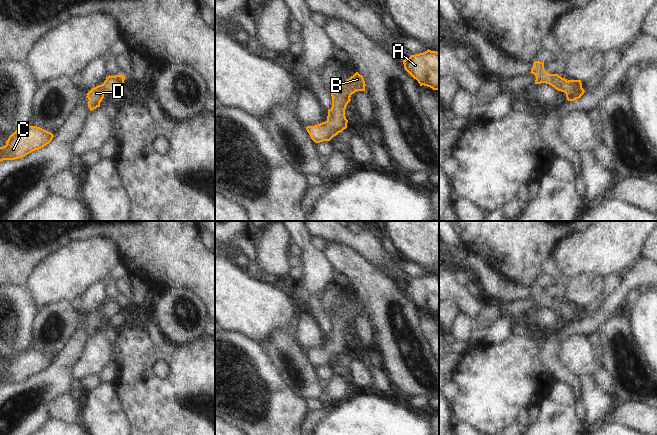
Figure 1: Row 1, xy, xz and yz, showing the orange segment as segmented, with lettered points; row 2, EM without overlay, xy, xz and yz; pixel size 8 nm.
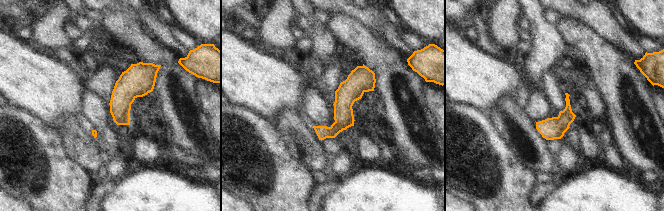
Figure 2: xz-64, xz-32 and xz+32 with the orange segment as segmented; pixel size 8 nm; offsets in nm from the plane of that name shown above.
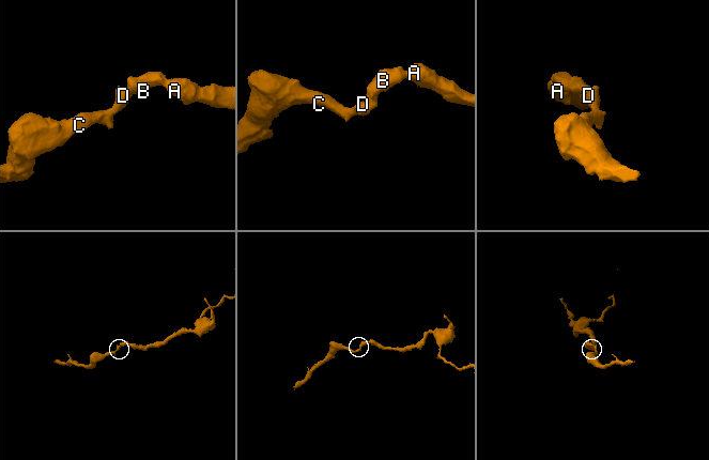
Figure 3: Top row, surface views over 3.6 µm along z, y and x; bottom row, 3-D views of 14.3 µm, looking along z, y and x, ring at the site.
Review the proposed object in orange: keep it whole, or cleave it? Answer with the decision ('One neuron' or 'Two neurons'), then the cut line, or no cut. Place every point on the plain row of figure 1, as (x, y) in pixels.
One neuron. No split

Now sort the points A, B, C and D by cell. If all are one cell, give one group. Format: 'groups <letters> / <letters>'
groups A B C D

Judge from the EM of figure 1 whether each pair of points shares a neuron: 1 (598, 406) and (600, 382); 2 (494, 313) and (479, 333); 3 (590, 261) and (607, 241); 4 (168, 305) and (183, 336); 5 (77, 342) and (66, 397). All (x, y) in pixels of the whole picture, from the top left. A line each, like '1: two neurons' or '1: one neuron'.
1: two neurons
2: one neuron
3: one neuron
4: one neuron
5: two neurons

